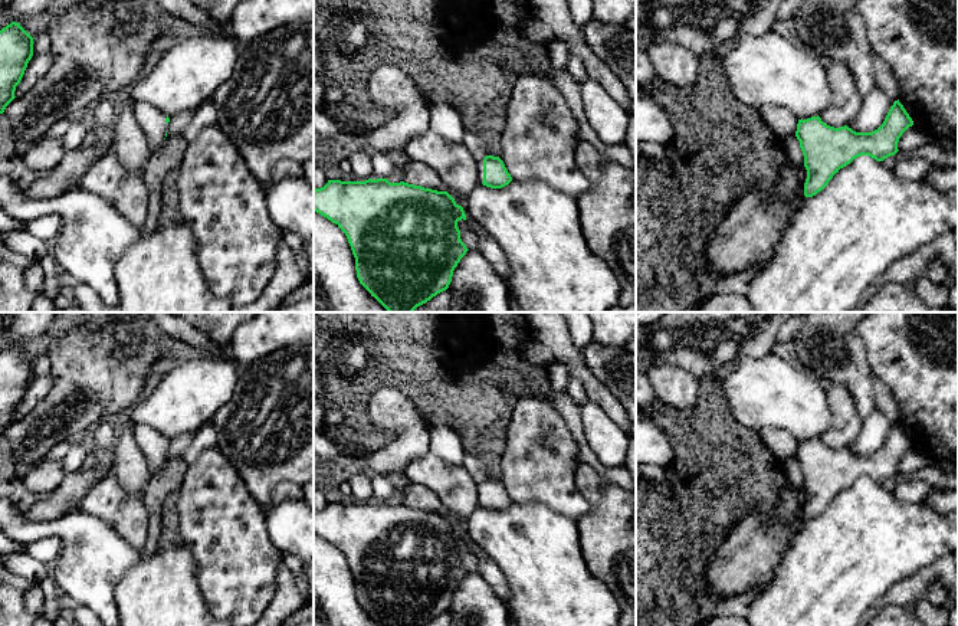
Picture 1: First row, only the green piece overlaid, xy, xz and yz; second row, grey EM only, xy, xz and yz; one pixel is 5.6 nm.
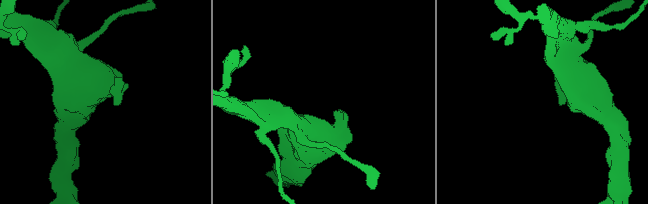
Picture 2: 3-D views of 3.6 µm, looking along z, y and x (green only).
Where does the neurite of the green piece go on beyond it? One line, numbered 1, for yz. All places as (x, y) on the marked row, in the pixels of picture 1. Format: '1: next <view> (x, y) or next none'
1: next none

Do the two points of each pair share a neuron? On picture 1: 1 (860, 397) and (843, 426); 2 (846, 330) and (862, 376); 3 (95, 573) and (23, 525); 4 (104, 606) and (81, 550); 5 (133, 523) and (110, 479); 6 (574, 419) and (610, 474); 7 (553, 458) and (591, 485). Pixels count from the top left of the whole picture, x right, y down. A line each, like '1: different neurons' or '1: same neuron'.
1: different neurons
2: same neuron
3: same neuron
4: same neuron
5: same neuron
6: same neuron
7: different neurons

